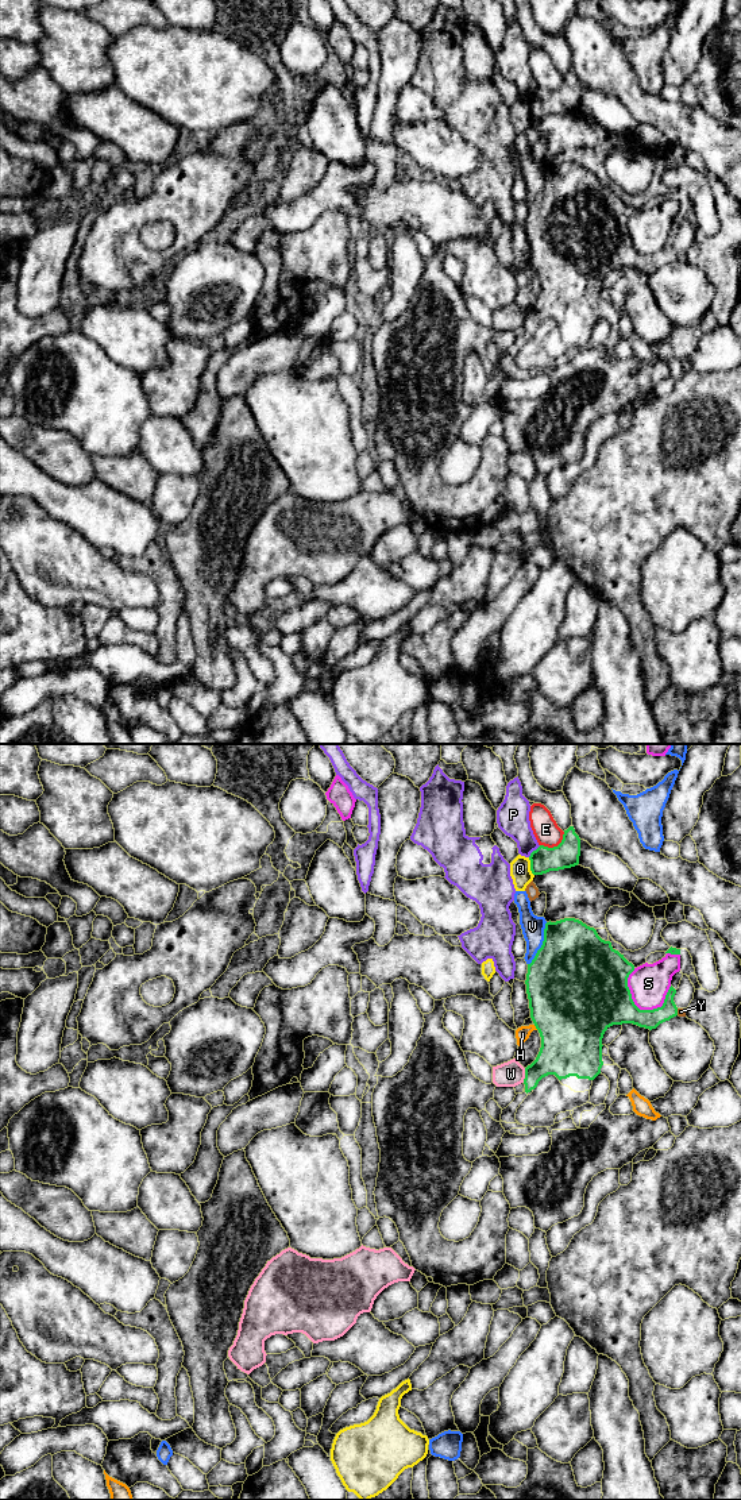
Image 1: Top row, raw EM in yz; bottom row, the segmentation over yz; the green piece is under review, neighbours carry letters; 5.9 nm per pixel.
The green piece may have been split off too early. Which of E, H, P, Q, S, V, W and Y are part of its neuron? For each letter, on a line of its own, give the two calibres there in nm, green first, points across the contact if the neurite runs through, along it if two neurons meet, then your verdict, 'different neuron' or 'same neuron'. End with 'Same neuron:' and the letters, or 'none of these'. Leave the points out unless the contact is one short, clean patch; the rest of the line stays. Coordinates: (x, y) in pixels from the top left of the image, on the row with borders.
E: calibres 160 and 150 nm; different neuron
H: calibres 500 and 90 nm; different neuron
P: calibres 160 and 190 nm; border yz (540, 845), (528, 856); different neuron
Q: calibres 160 and 130 nm; different neuron
S: calibres 440 and 240 nm; different neuron
V: calibres 500 and 130 nm; different neuron
W: calibres 260 and 150 nm; border yz (525, 1068), (523, 1082); different neuron
Y: calibres 110 and 50 nm; different neuron
Same neuron: none of these

